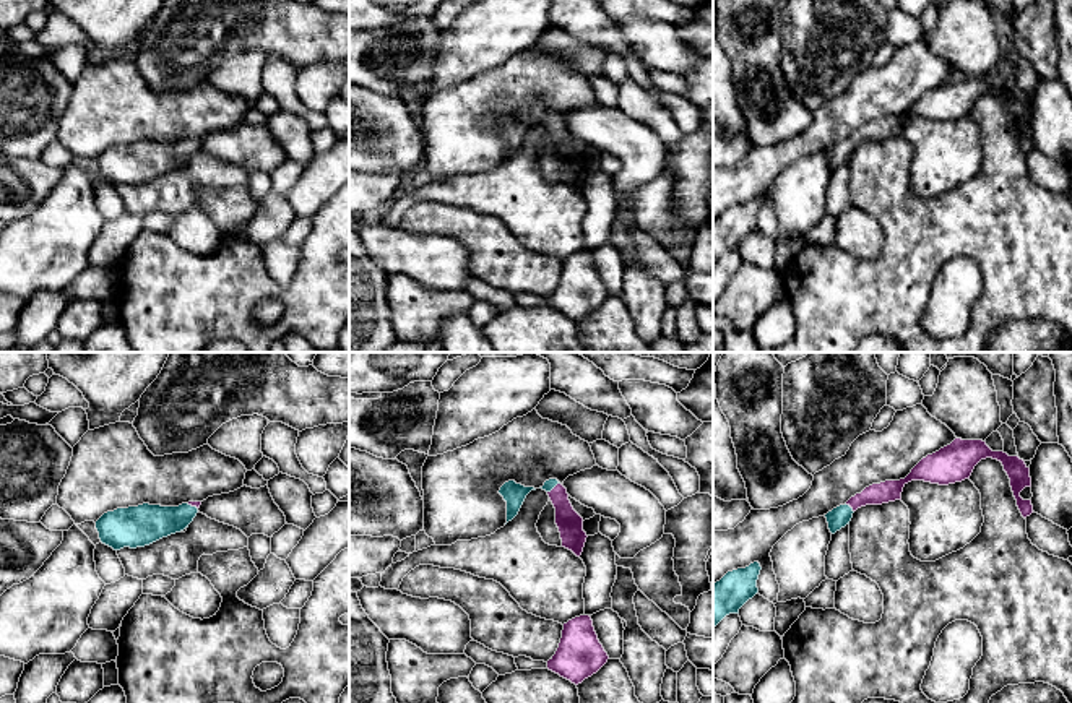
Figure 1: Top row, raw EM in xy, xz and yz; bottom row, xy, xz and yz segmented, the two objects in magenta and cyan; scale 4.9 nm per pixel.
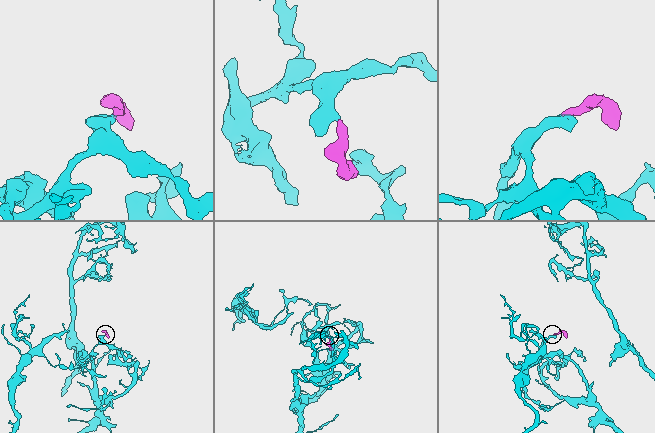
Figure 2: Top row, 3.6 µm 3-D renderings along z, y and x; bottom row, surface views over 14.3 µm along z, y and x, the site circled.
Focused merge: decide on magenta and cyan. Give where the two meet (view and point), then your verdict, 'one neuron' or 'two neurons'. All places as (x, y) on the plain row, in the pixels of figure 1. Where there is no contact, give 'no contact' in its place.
contact yz (850, 142); one neuron

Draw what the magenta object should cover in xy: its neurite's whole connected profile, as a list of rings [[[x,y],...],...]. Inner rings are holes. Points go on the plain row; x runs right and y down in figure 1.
[[[201,138],[179,143],[143,140],[104,149],[96,157],[102,180],[120,187],[149,182],[162,174],[180,169],[193,157]]]

